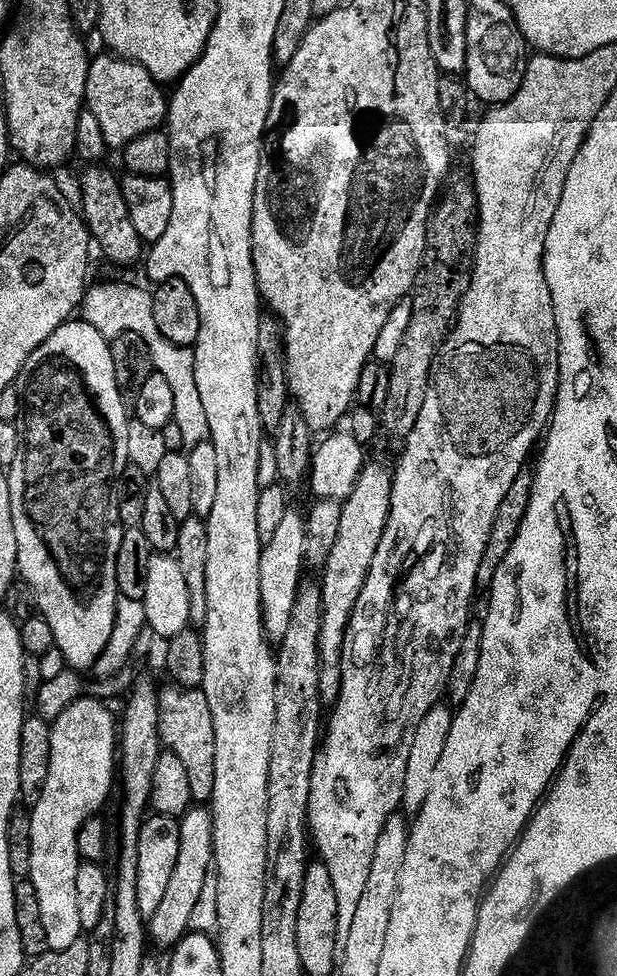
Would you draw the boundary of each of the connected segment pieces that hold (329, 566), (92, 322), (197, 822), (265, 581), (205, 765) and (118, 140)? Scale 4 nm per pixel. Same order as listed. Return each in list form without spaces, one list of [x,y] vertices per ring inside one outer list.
[[[372,462],[365,463],[354,490],[343,501],[342,527],[338,530],[338,542],[334,542],[330,562],[326,562],[322,570],[324,580],[319,581],[322,590],[322,634],[318,638],[320,698],[328,706],[335,705],[342,690],[342,654],[346,634],[350,618],[354,614],[354,606],[358,606],[362,586],[366,586],[370,566],[374,566],[374,554],[378,554],[378,542],[382,542],[382,534],[386,530],[386,522],[392,509],[393,475],[391,467],[387,468],[384,464],[372,464]]]
[[[104,284],[101,288],[89,287],[84,294],[82,318],[94,330],[98,330],[109,341],[117,340],[121,332],[136,332],[150,350],[152,367],[170,382],[174,393],[174,422],[182,429],[185,445],[195,446],[209,439],[206,422],[206,406],[202,406],[202,394],[198,394],[198,382],[194,375],[194,356],[191,351],[178,350],[169,344],[154,322],[152,292],[140,288],[127,288],[124,284]]]
[[[207,807],[189,808],[185,816],[179,817],[182,846],[178,846],[178,866],[174,866],[174,875],[158,910],[147,921],[148,934],[153,945],[160,948],[175,949],[176,945],[189,935],[194,918],[194,909],[204,892],[209,891],[210,877],[214,872],[216,851],[214,850],[214,822]]]
[[[289,510],[279,524],[274,538],[260,549],[260,593],[262,594],[262,614],[264,634],[269,641],[279,642],[286,638],[290,618],[294,615],[294,602],[302,583],[300,575],[306,572],[306,516],[303,511]]]
[[[172,686],[169,692],[160,692],[160,742],[166,746],[186,766],[190,774],[190,790],[200,792],[200,780],[204,786],[211,785],[216,776],[216,735],[214,734],[214,714],[210,714],[210,702],[202,690],[181,690]]]
[[[115,54],[103,55],[97,60],[95,57],[88,66],[86,108],[102,125],[106,146],[110,150],[122,150],[130,142],[165,127],[170,100],[165,89],[141,64]]]

